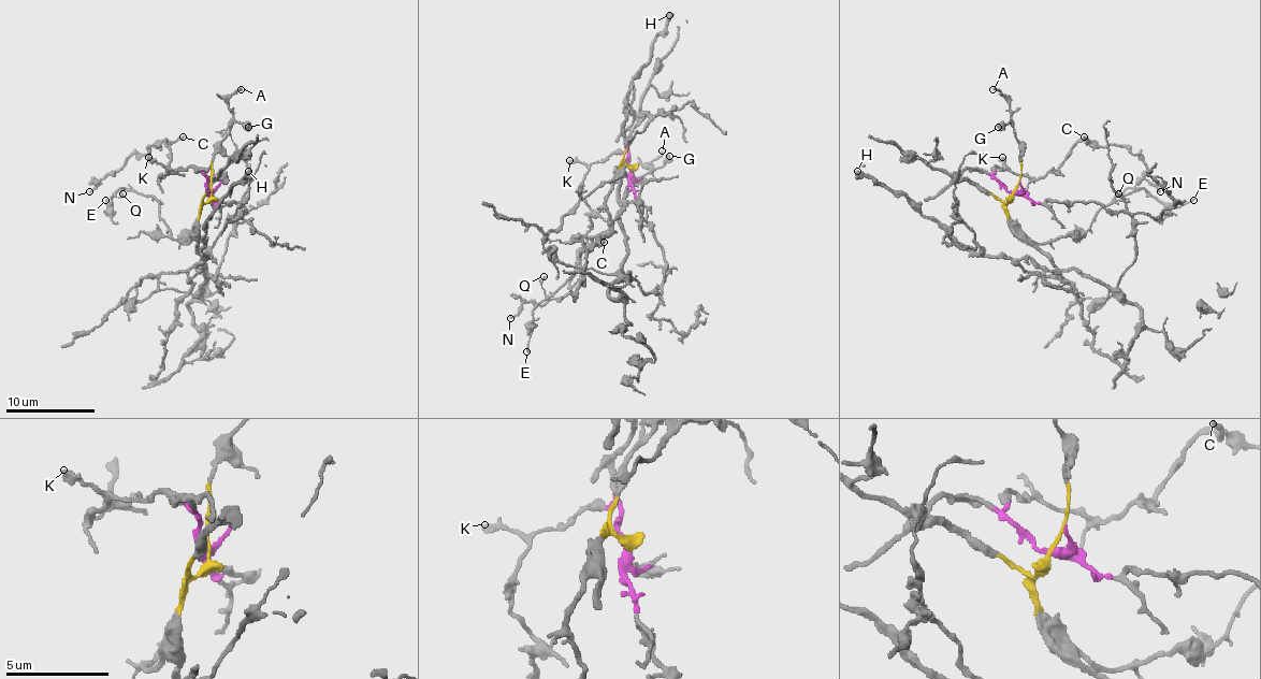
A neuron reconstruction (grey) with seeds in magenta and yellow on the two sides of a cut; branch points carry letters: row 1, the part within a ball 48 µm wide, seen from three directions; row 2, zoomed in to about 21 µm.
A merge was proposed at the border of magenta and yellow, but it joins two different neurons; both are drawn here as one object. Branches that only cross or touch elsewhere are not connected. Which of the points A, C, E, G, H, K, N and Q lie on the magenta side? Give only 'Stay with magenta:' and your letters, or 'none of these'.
Stay with magenta: C, H, K, N

